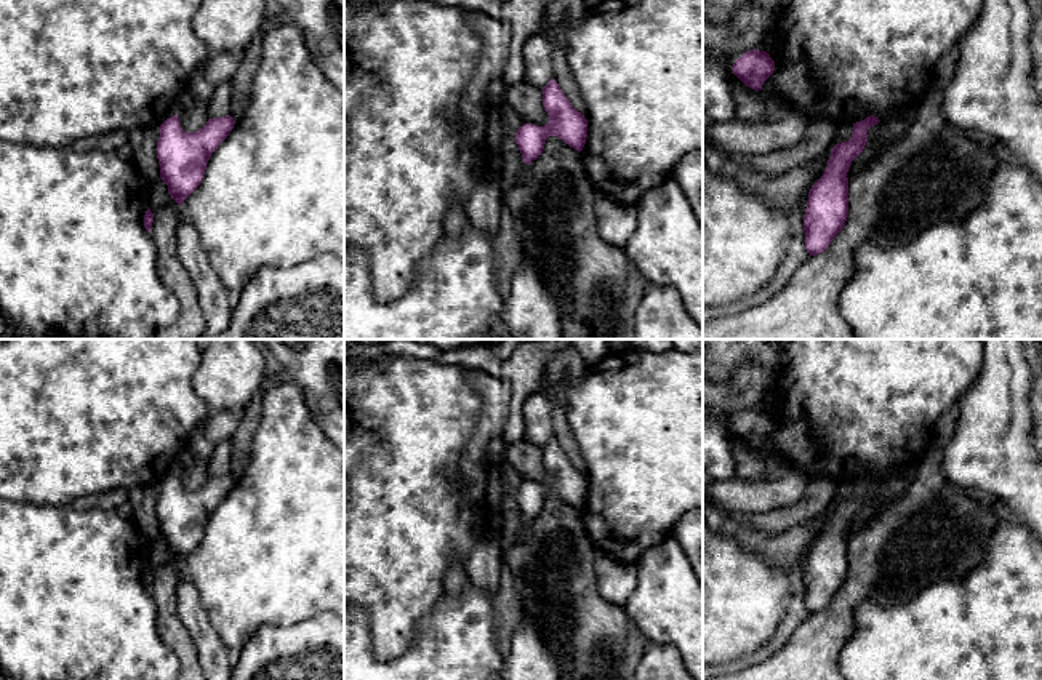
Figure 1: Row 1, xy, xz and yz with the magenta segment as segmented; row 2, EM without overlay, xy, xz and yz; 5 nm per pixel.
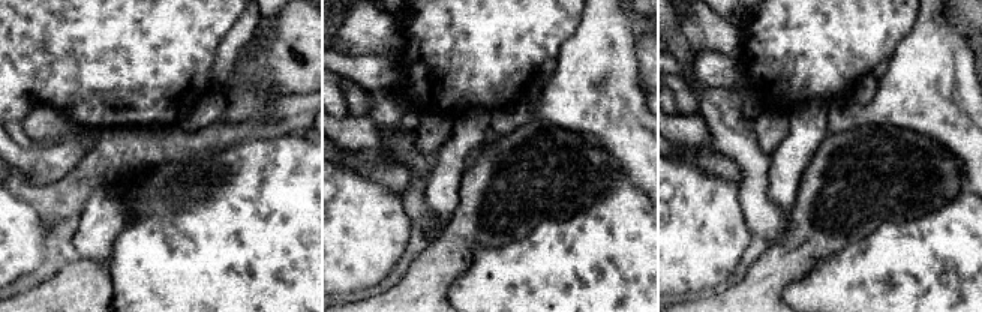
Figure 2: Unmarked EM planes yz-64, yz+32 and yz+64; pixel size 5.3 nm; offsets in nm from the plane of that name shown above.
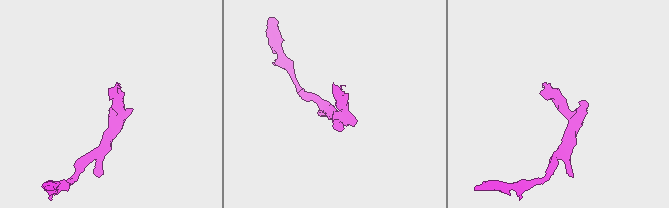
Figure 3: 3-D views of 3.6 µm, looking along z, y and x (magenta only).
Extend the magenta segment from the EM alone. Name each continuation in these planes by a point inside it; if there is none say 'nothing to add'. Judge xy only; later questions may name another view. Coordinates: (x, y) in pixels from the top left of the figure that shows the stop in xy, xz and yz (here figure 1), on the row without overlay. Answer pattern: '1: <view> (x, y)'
nothing to add

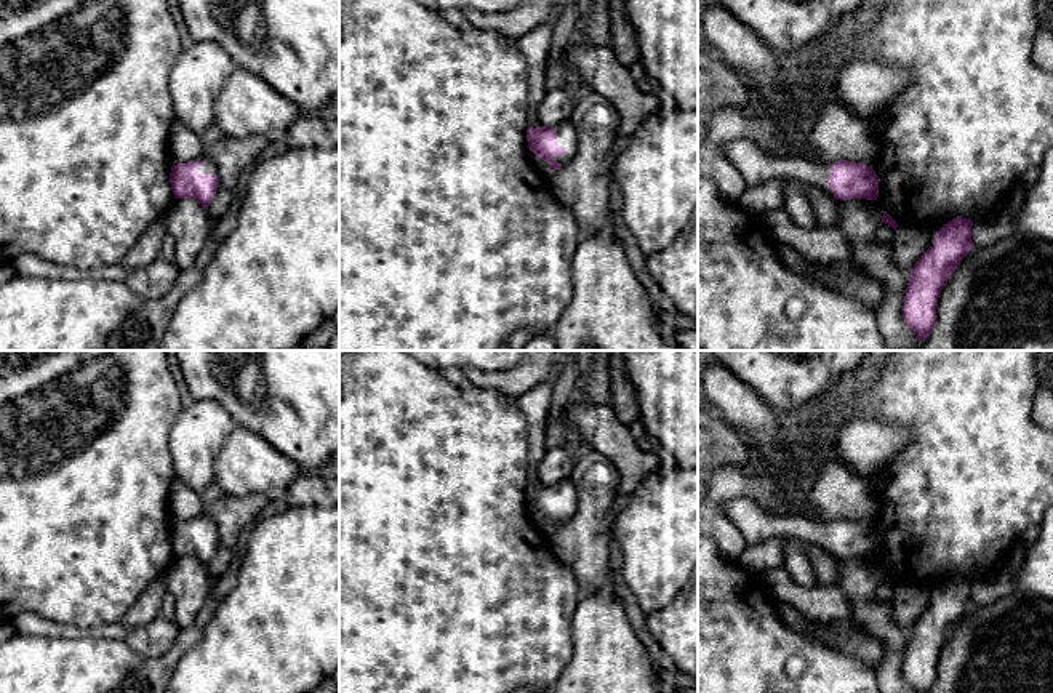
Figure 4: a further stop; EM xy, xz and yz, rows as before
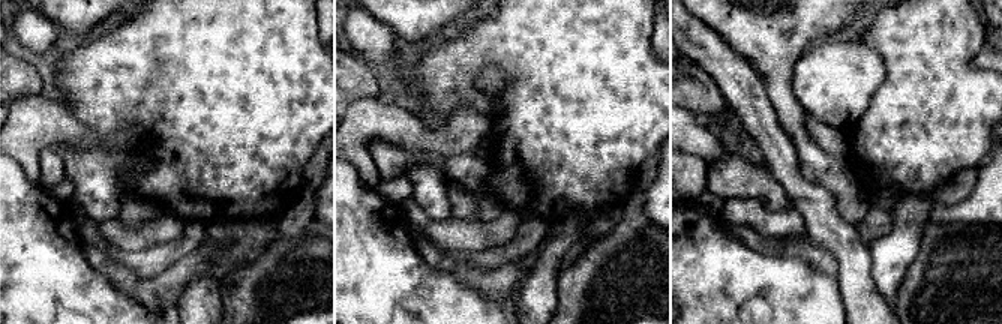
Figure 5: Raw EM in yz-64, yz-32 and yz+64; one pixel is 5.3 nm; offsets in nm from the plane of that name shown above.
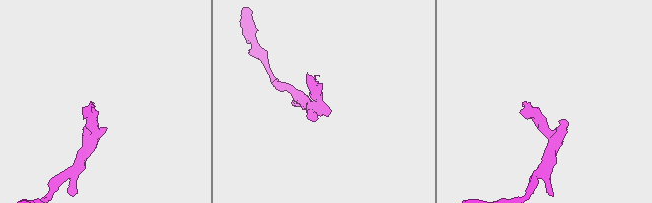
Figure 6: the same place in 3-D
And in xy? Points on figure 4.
1: xy (208, 525)

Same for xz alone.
1: xz (567, 495)

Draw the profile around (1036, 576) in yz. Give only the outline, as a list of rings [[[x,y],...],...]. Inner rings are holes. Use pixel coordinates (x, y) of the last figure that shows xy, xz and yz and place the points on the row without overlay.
[[[1053,503],[1039,520],[1039,538],[1024,557],[1016,575],[995,575],[991,578],[975,578],[971,584],[973,605],[984,607],[1021,591],[1027,597],[1053,600]]]

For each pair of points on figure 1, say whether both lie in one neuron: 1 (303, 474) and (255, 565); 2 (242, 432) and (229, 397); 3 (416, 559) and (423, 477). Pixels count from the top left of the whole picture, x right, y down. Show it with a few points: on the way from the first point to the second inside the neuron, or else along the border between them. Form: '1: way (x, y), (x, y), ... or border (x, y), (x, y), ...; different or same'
1: way (287, 496), (282, 501), (282, 527), (266, 543); same
2: border (258, 394), (237, 415); different
3: way (416, 538), (416, 498); same

